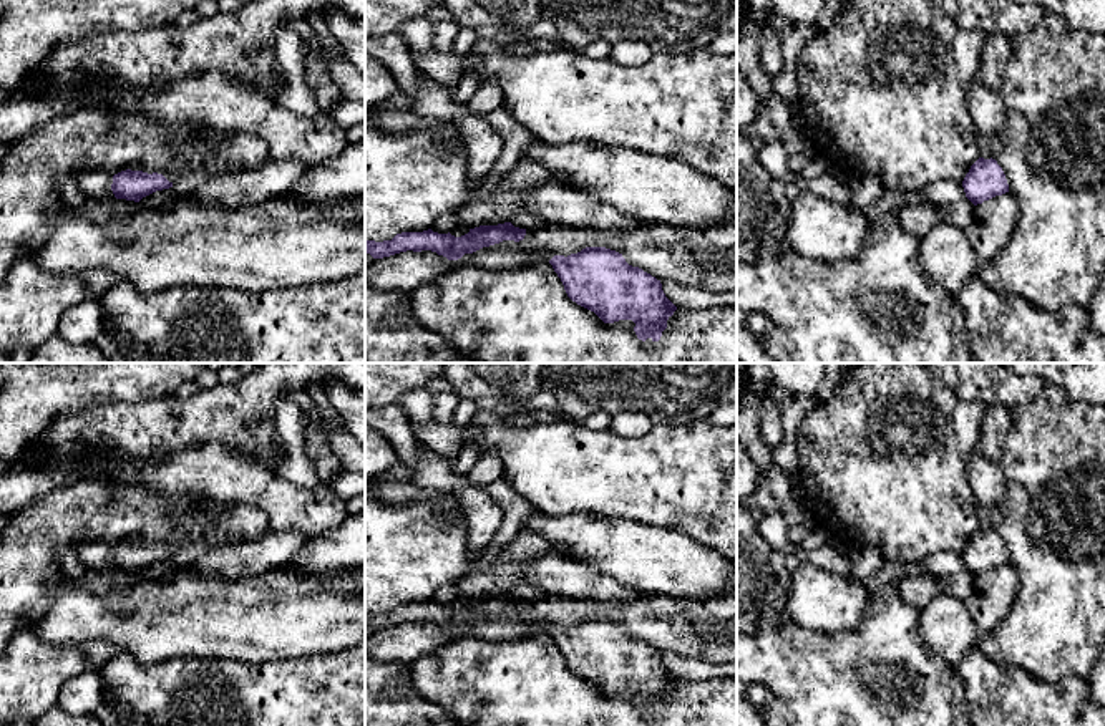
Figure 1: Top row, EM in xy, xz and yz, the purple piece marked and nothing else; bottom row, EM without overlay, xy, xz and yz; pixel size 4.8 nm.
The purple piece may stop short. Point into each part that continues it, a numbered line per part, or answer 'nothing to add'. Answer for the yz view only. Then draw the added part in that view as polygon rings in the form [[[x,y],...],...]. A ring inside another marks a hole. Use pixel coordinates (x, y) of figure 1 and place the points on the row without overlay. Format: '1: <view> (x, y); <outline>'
nothing to add

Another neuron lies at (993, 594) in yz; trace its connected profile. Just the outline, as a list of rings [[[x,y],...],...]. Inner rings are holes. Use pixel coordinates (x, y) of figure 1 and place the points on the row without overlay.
[[[1010,564],[974,577],[966,605],[982,635],[991,633],[1010,612],[1019,592],[1019,575]]]

